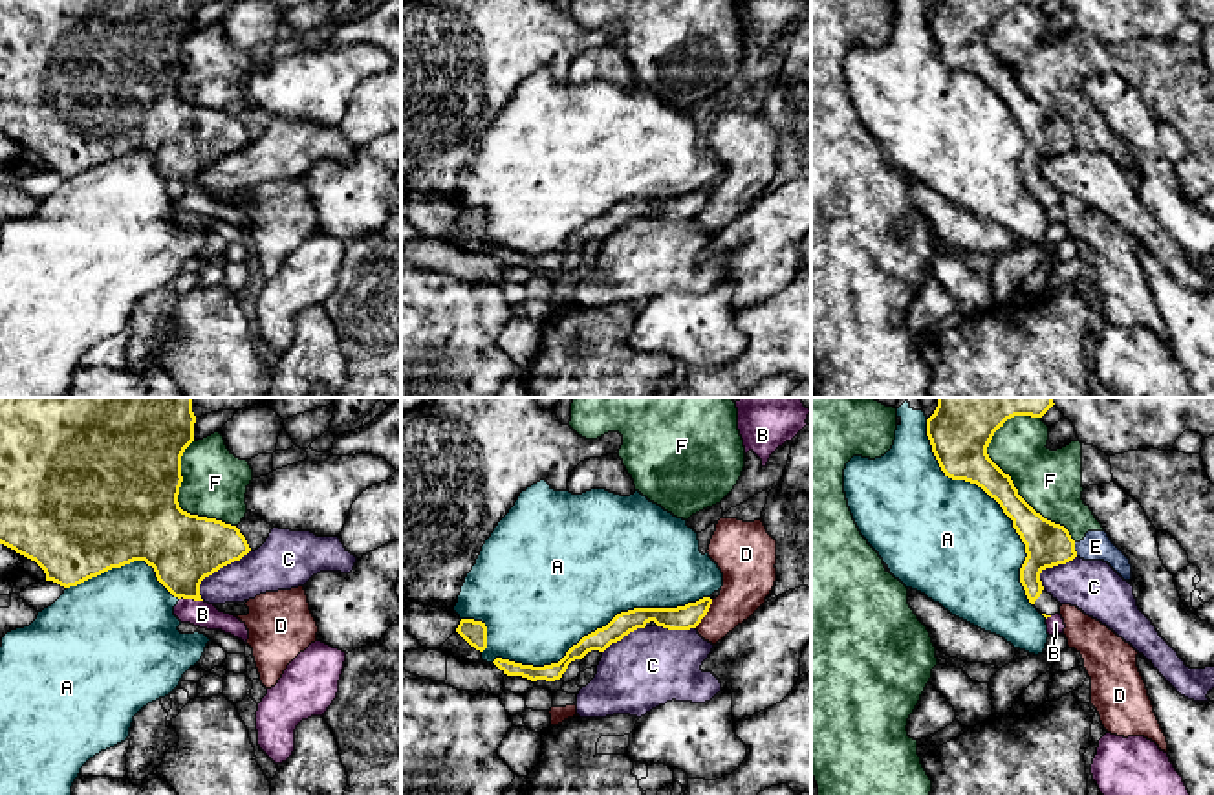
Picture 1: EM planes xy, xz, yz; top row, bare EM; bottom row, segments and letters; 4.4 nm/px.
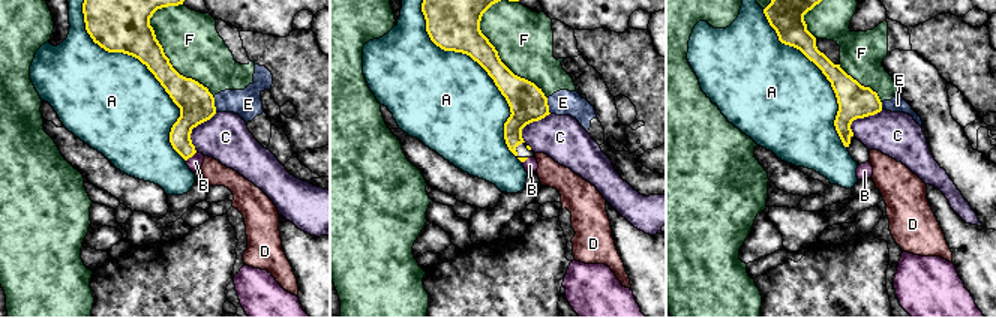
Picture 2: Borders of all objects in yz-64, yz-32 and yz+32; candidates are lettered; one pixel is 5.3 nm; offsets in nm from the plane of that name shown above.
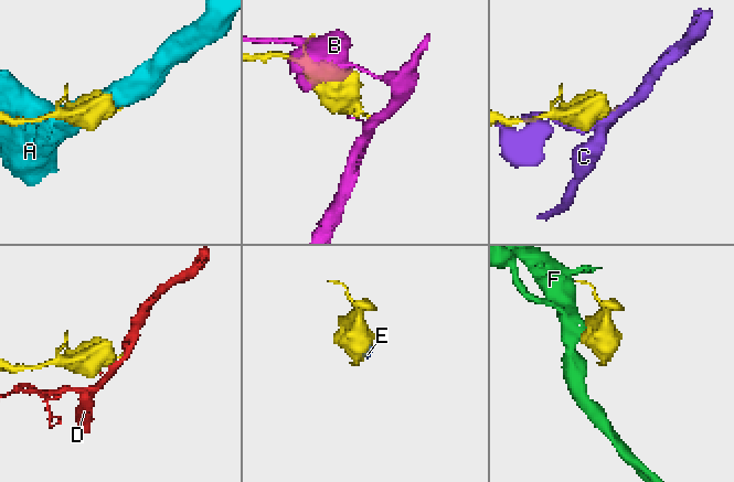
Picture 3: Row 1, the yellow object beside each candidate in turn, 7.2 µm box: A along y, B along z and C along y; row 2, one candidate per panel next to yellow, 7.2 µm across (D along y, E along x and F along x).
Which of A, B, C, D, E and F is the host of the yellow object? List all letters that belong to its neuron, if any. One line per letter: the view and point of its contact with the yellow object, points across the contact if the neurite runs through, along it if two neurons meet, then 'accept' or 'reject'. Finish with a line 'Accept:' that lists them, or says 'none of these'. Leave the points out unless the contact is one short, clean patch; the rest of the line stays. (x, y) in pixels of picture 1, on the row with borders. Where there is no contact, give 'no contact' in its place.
A: meets yellow in xz at (599, 629); reject
B: meets yellow in xy at (193, 598); reject
C: meets yellow in xy at (216, 570); reject
D: meets yellow in xz at (705, 614); border along xz (713, 599), (707, 614), (694, 627); reject
E: meets yellow in yz at (1073, 550); reject
F: meets yellow in yz at (1013, 486); reject
Accept: none of these

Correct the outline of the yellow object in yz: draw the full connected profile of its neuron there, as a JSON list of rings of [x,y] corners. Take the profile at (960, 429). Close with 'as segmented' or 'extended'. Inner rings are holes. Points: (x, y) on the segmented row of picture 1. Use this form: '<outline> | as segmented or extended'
[[[938,398],[934,414],[927,419],[932,452],[952,480],[981,487],[1013,520],[1025,544],[1020,583],[1029,603],[1047,619],[1060,614],[1060,603],[1044,590],[1040,573],[1077,557],[1069,531],[1036,513],[987,454],[994,432],[1014,416],[1042,418],[1053,398]]] | extended

